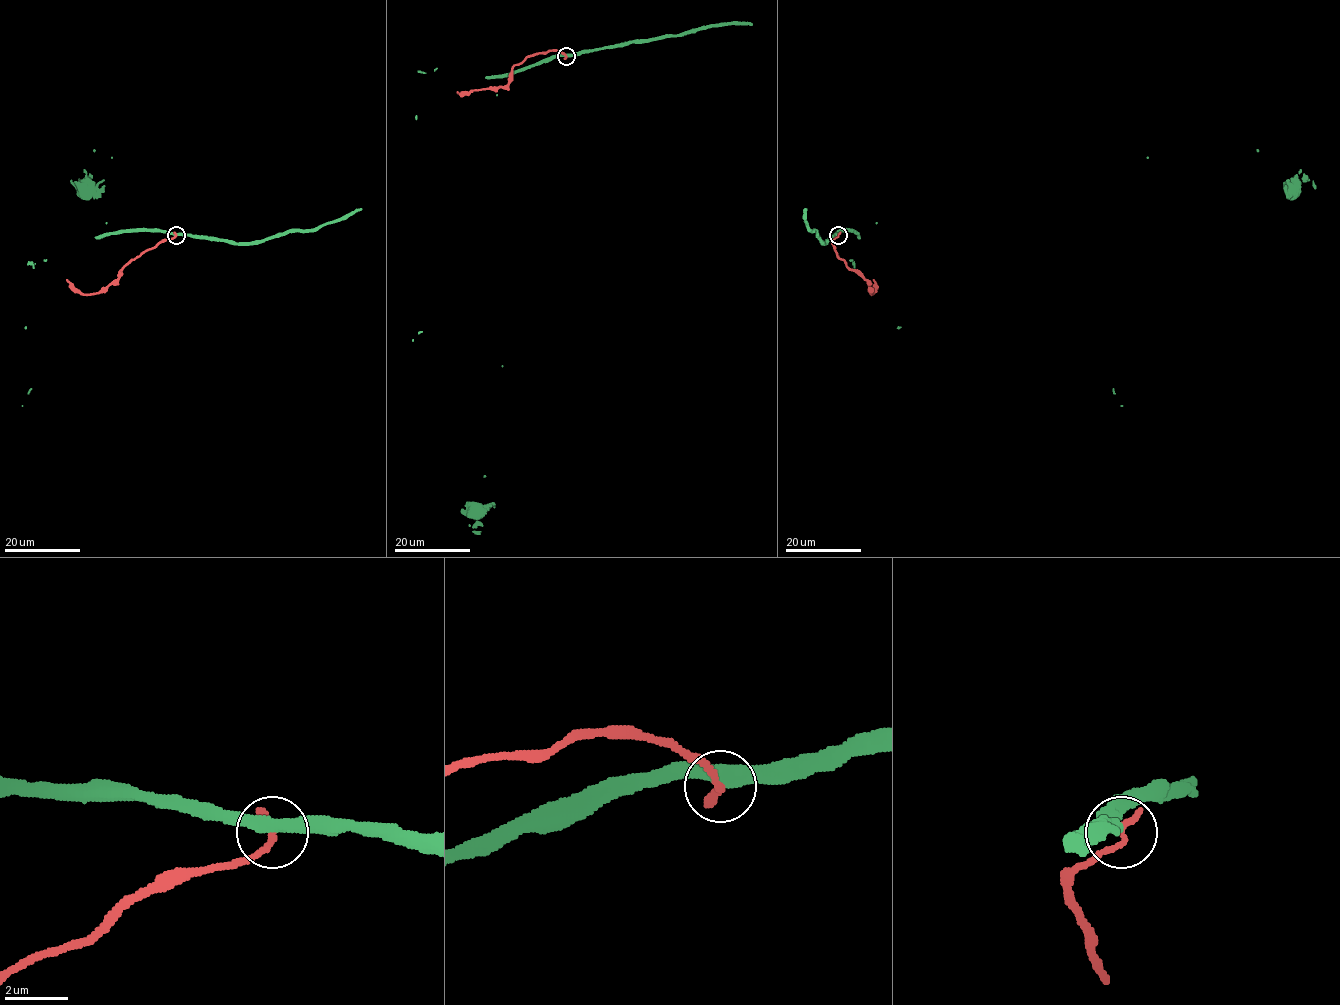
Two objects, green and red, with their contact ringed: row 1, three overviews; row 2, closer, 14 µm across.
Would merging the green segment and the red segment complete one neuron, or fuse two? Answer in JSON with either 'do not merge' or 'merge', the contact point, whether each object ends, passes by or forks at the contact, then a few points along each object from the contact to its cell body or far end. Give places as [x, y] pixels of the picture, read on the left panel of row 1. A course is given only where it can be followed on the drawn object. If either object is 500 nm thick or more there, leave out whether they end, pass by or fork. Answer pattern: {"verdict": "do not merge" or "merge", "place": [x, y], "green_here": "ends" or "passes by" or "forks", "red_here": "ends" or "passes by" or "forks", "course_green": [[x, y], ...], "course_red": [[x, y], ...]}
{"verdict": "do not merge", "place": [176, 235], "green_here": "passes by", "red_here": "ends", "course_green": [[175, 235], [155, 230], [111, 233], [111, 157], [94, 150], [103, 179], [94, 187], [83, 190]], "course_red": [[175, 235], [142, 252], [122, 269], [122, 274], [116, 280], [98, 292], [81, 294], [66, 279]]}

